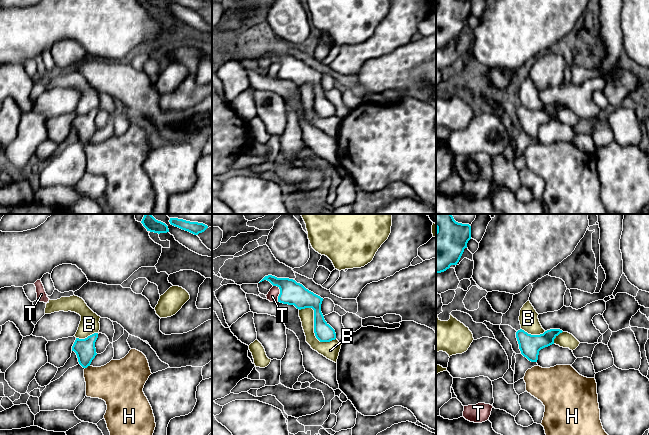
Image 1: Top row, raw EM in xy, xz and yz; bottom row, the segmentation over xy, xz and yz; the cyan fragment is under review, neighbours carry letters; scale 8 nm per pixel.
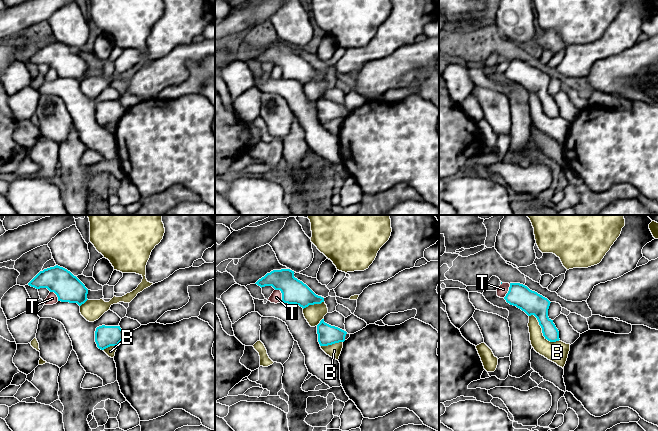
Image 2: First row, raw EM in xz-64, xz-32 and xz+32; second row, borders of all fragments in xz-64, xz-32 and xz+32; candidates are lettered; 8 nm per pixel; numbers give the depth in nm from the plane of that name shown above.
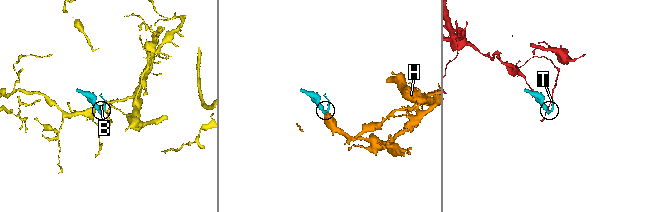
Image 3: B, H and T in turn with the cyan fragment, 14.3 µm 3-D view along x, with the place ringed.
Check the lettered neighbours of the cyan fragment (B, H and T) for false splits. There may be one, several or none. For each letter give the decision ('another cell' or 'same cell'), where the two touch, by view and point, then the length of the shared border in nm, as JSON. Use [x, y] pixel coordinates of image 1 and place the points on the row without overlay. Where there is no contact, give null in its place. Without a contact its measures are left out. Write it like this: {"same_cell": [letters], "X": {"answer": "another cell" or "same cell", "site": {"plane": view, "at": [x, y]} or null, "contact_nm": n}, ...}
{"same_cell": ["H"], "B": {"answer": "another cell", "site": {"plane": "xz", "at": [314, 102]}, "contact_nm": 380}, "H": {"answer": "same cell", "site": {"plane": "xy", "at": [87, 142]}, "contact_nm": 50}, "T": {"answer": "another cell", "site": {"plane": "xz", "at": [280, 68]}, "contact_nm": 140}}

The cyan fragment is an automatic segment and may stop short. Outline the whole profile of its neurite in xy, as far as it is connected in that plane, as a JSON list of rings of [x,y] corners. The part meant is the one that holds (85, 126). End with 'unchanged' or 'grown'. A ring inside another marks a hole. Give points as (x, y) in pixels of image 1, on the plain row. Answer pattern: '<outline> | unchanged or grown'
[[[98,109],[85,115],[76,114],[72,127],[77,131],[79,140],[84,144],[86,158],[86,172],[99,174],[106,178],[107,186],[104,195],[110,208],[110,214],[152,214],[156,199],[152,183],[143,168],[144,161],[152,150],[146,132],[131,125],[120,136],[111,136],[104,142],[91,142],[92,136],[97,131],[95,118]]] | grown

